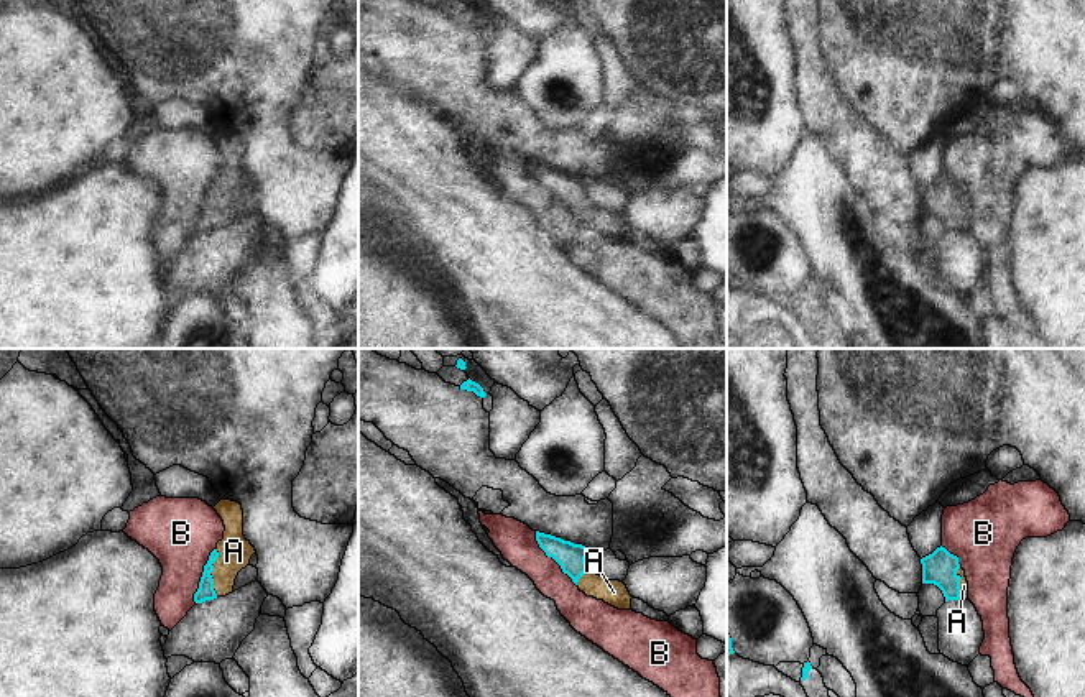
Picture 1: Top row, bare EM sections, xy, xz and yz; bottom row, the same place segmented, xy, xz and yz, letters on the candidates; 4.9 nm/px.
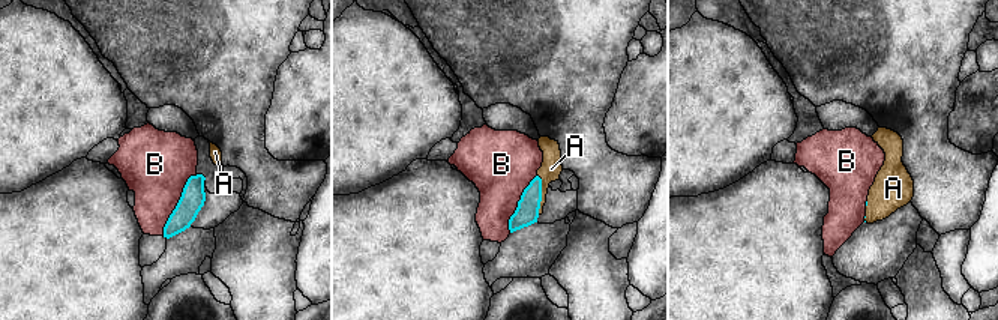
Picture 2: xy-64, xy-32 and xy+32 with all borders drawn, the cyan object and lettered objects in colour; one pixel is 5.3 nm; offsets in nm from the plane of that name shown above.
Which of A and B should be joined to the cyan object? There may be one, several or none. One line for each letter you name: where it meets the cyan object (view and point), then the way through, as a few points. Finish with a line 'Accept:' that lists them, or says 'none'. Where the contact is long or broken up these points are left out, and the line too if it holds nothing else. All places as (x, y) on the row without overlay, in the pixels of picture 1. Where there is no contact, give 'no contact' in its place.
A: meets cyan in xy at (211, 203); runs through xy (206, 222), (211, 217), (211, 203), (234, 183)
Accept: A

